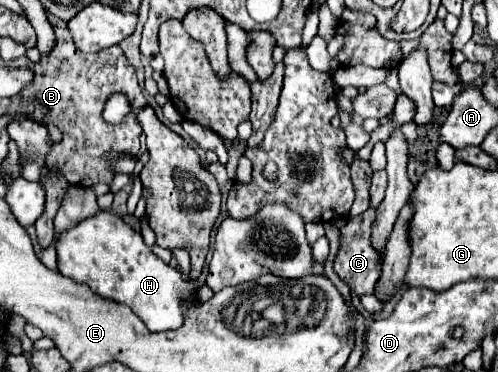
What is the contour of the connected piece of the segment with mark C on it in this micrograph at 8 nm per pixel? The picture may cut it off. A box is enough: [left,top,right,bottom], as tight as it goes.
[333,206,381,296]

